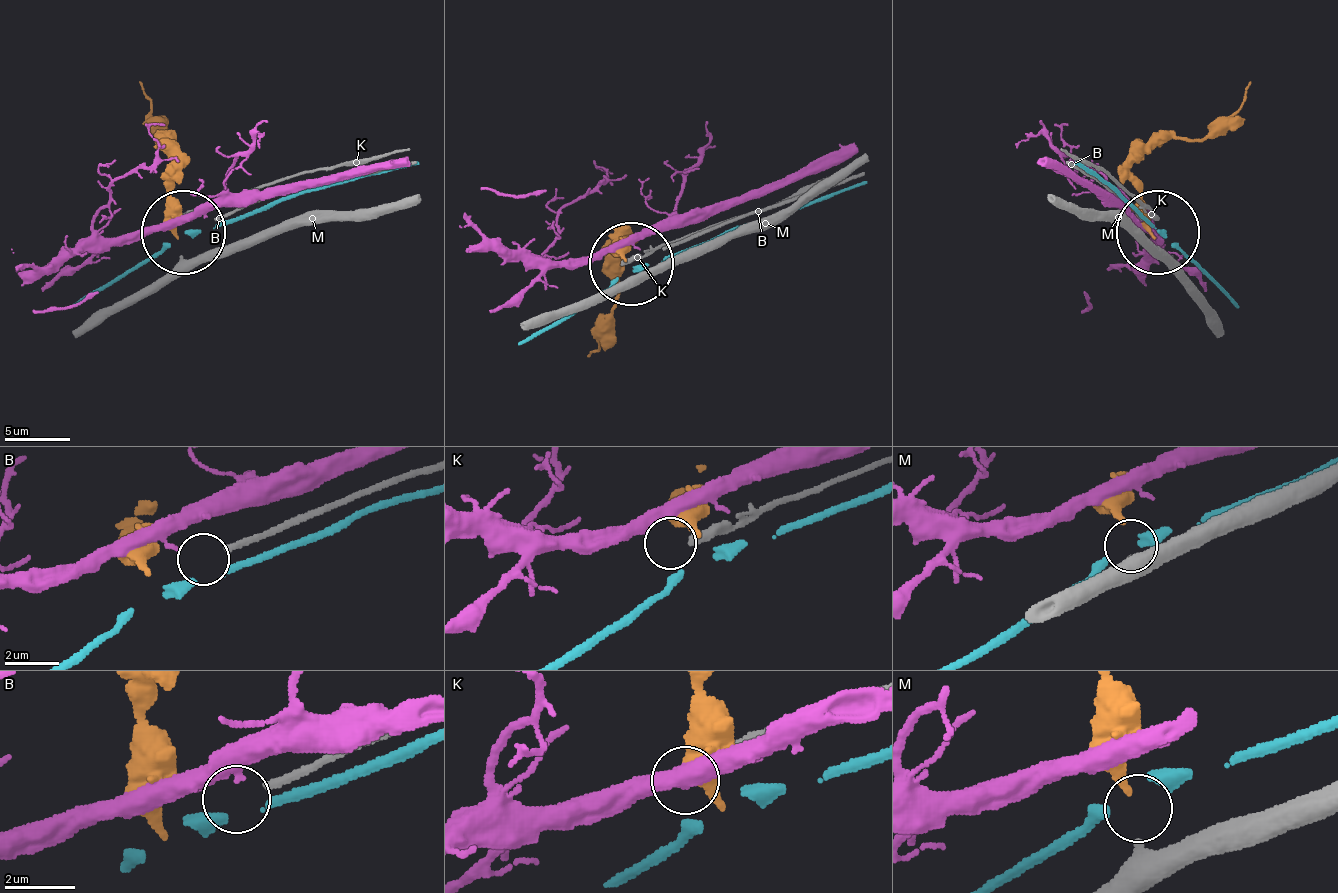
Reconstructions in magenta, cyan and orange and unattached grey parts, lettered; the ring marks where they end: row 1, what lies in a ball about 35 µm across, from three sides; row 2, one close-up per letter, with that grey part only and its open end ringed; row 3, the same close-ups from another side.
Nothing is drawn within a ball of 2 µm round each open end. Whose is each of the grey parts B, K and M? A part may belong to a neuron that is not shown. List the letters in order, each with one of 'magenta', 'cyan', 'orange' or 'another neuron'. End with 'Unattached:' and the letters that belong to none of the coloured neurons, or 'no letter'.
B: another neuron
K: another neuron
M: orange
Unattached: B, K

